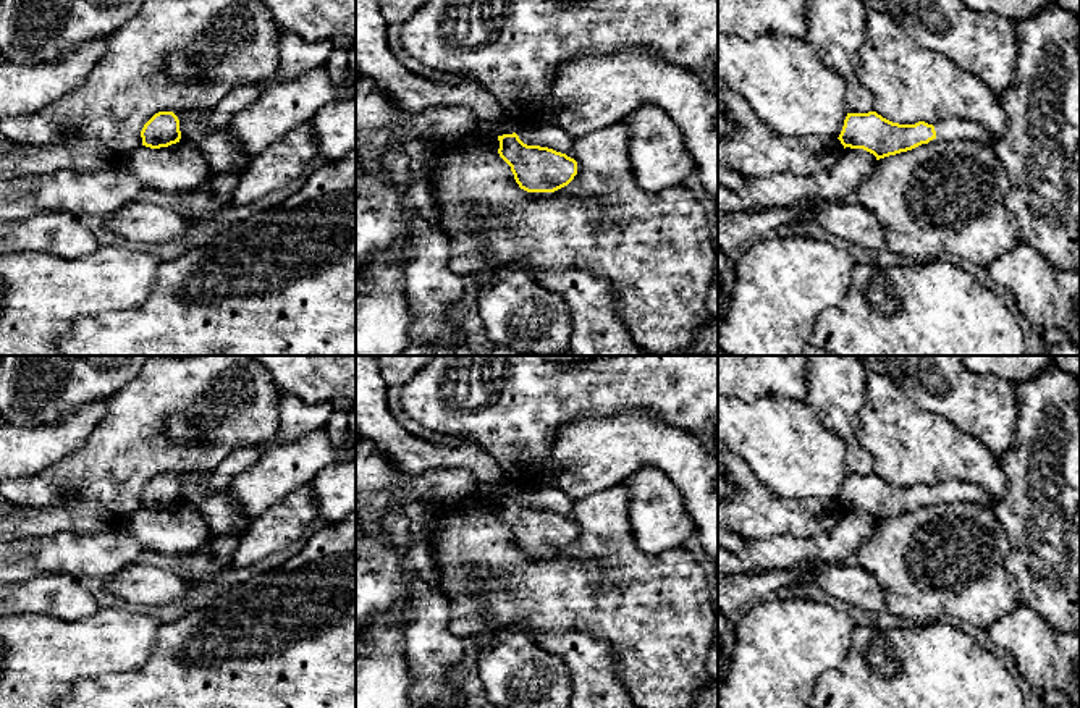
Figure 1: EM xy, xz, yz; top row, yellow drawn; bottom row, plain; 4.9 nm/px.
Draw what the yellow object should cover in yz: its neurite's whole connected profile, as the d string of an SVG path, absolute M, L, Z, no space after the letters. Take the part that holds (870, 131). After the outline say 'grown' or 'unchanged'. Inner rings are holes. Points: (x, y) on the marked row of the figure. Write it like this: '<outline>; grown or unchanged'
M876 112L847 113L837 139L844 149L863 149L880 160L928 144L936 139L936 131L925 121L899 124Z; unchanged

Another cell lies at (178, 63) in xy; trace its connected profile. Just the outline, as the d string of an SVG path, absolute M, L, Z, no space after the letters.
M171 50L167 55L165 68L176 81L192 81L200 76L200 70L194 66L186 50Z

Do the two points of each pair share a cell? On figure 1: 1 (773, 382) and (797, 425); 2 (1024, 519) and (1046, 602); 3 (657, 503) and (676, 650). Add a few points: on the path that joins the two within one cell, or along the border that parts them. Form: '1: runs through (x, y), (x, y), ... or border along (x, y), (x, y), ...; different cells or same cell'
1: border along (802, 400), (762, 395), (744, 401); different cells
2: runs through (1045, 540), (1046, 581); same cell
3: border along (631, 530), (650, 556), (696, 550); different cells

